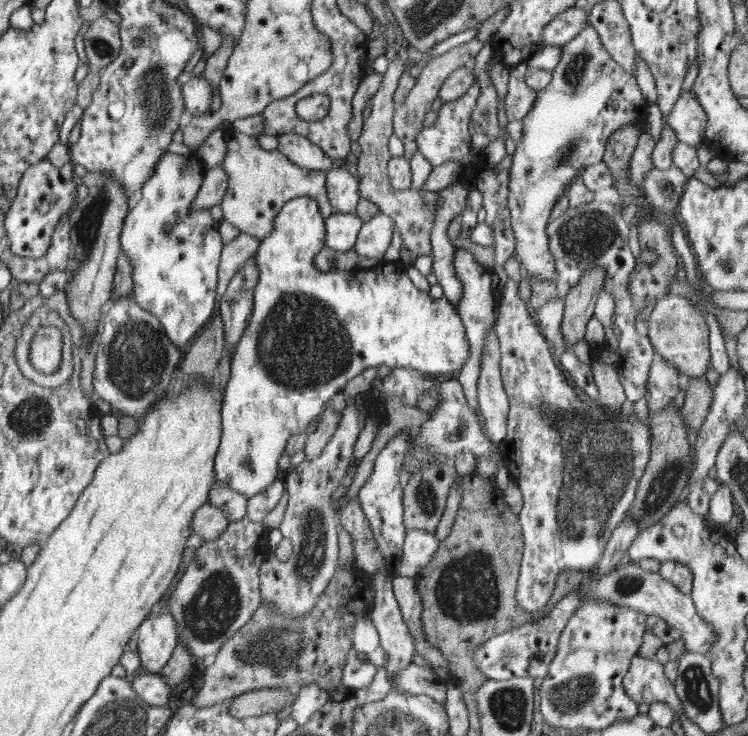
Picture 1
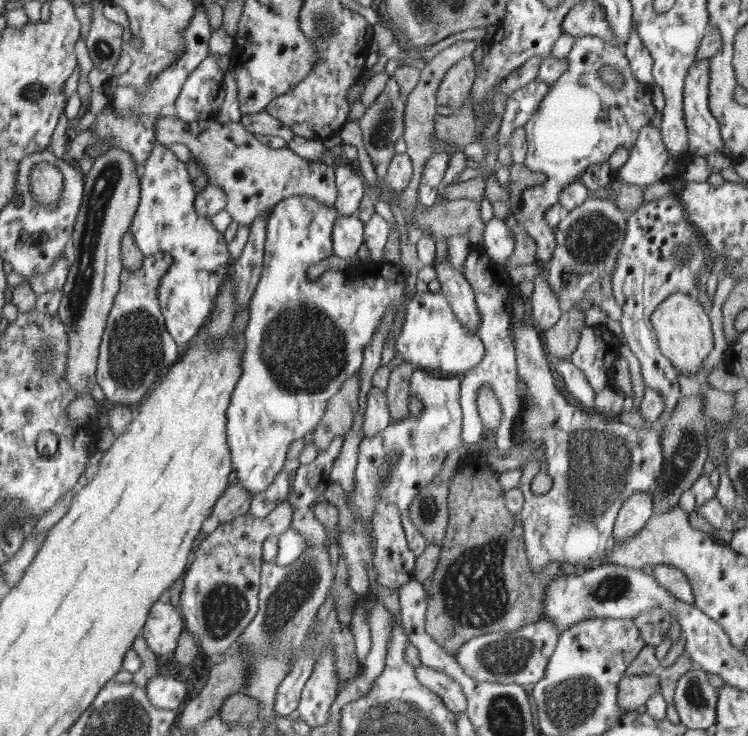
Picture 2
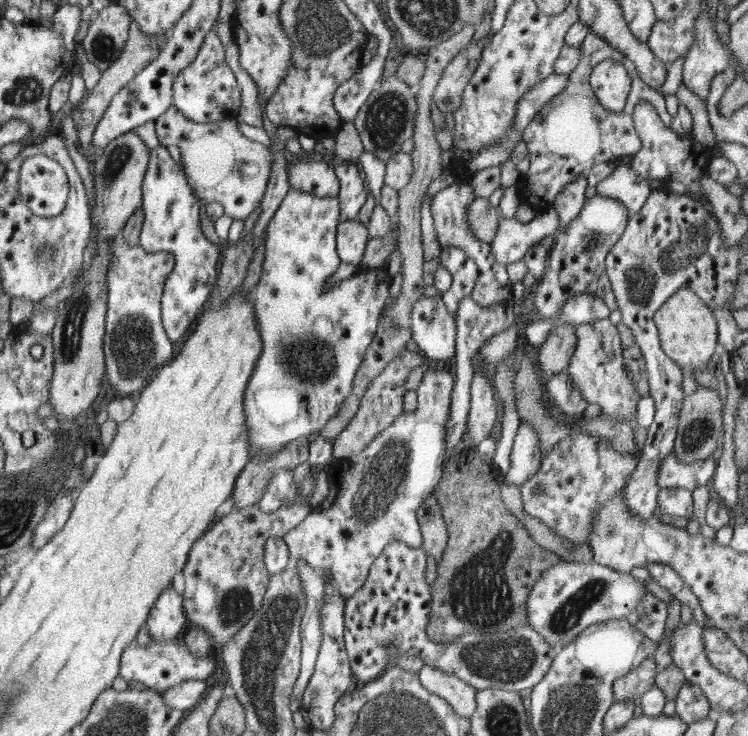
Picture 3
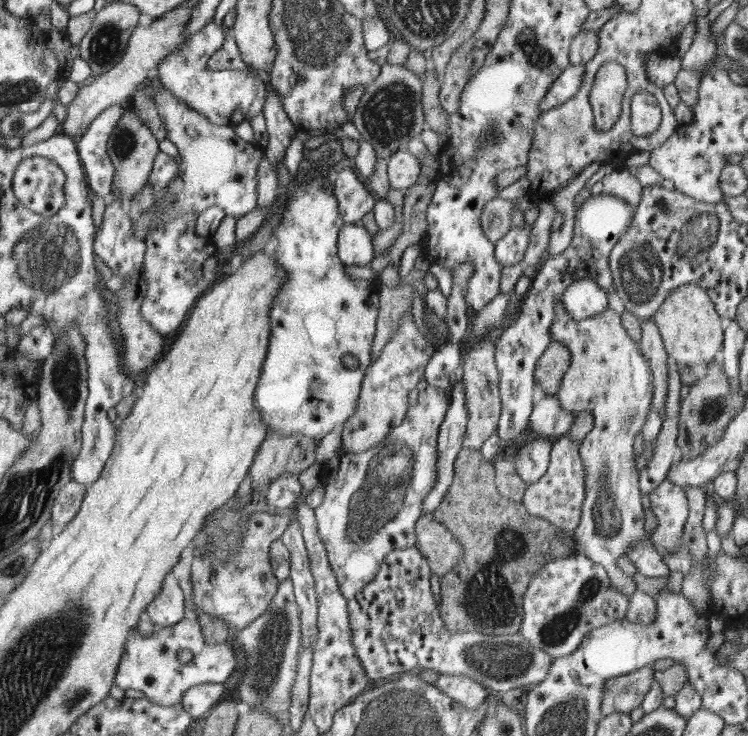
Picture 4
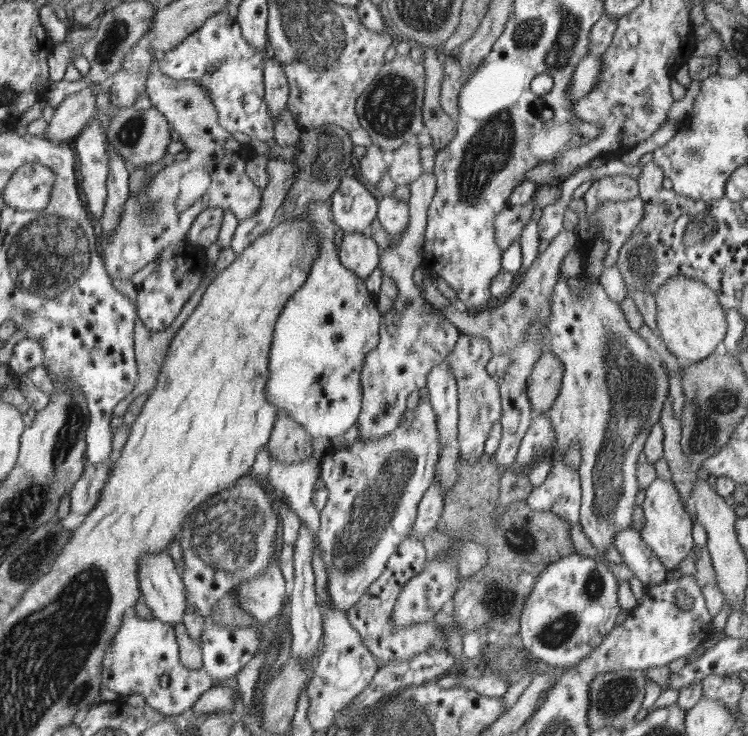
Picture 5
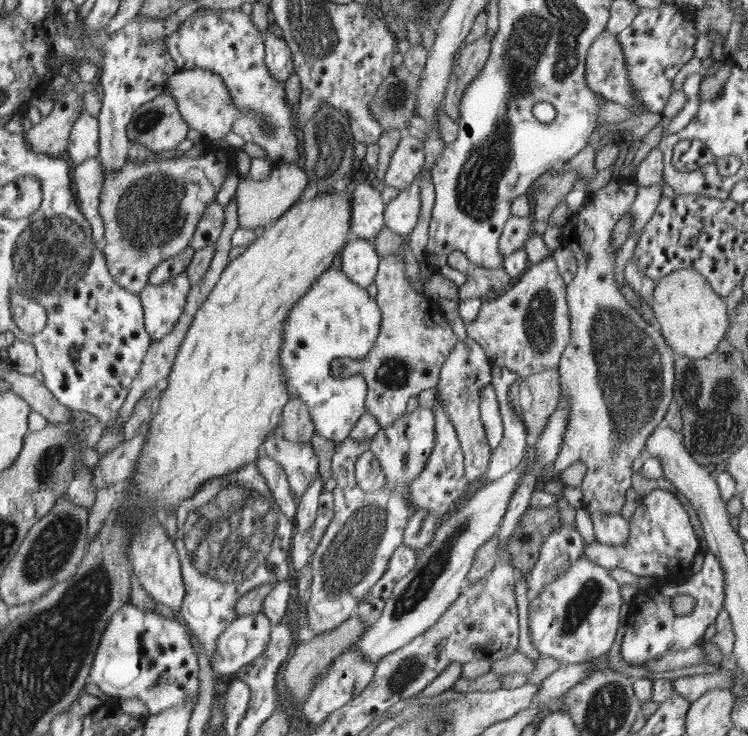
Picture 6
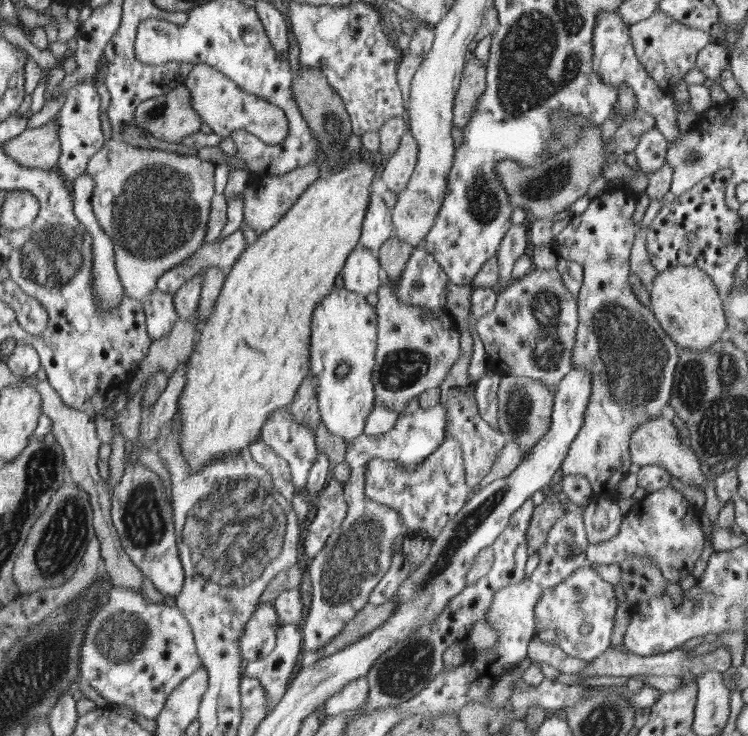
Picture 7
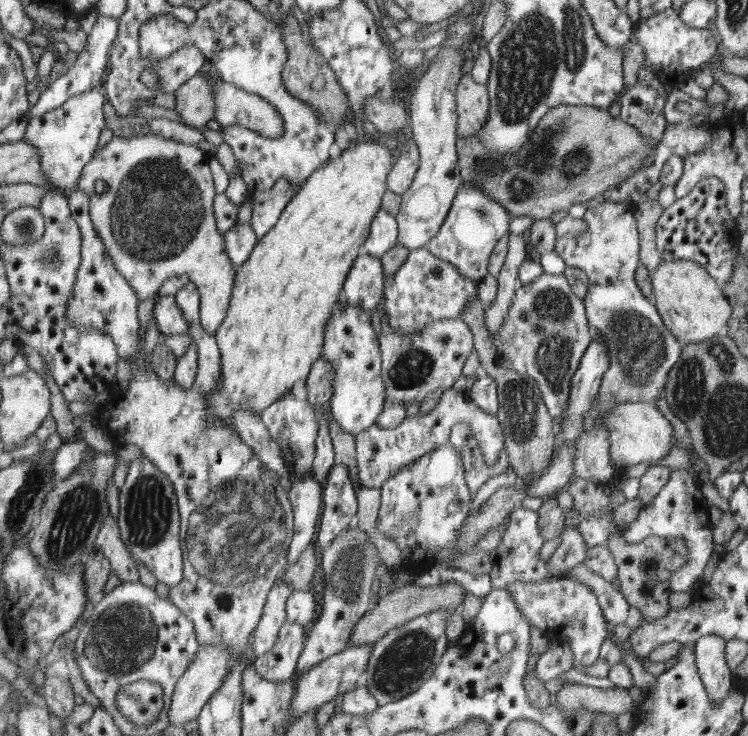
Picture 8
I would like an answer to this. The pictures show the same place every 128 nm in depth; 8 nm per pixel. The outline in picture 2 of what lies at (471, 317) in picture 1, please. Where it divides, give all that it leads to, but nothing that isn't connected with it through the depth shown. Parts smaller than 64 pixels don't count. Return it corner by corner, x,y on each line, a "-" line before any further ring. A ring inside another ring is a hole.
475,249
471,254
468,254
466,262
464,262
464,269
462,269
465,280
471,285
472,291
475,294
475,303
477,304
478,312
481,316
481,325
475,333
479,340
487,348
487,355
478,366
467,370
460,377
462,380
462,411
463,411
463,428
462,439
465,444
477,444
482,436
480,425
479,412
477,411
476,397
478,388
482,385
489,386
494,394
498,397
498,402
502,409
502,418
500,426
497,428
497,448
500,454
511,454
516,446
513,441
513,428
515,427
515,420
522,411
521,400
518,392
518,358
516,357
516,350
514,344
508,336
508,312
500,310
500,280
496,280
494,276
494,268
490,264
489,254
486,252
479,252

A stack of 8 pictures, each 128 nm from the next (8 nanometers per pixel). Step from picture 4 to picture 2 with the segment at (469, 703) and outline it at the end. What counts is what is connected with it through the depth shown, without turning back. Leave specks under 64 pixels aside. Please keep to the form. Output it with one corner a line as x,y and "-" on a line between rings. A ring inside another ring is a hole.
422,664
415,668
415,674
424,688
438,693
442,697
443,704
448,709
454,710
456,715
467,711
466,696
462,692
460,684
454,678

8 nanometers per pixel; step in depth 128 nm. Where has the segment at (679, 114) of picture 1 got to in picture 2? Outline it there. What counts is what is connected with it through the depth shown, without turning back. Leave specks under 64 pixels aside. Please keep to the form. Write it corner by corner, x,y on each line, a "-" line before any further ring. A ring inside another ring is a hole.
706,58
692,63
688,75
686,76
685,86
683,87
685,119
687,120
688,138
691,140
688,150
691,153
695,154
695,156
705,156
709,154
714,154
715,152
721,155
726,154
725,140
721,135
720,125
718,124
718,121
714,118
714,115
711,113
711,110
709,109
708,99
710,82
710,63
711,60

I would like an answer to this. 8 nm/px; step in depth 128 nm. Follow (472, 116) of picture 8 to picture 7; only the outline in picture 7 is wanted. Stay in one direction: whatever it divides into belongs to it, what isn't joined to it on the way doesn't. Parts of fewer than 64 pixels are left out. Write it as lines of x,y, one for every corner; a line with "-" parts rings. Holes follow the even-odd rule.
470,54
463,70
463,80
460,83
458,94
455,98
456,128
466,127
475,114
475,106
487,87
487,69
480,65
478,59

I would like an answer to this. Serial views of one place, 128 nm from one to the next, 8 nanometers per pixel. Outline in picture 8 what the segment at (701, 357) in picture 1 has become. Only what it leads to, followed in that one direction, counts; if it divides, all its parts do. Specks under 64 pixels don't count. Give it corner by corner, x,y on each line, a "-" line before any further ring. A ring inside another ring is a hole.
666,260
651,274
654,304
675,337
684,344
700,344
719,335
729,324
731,304
716,280
708,275
702,265
690,260

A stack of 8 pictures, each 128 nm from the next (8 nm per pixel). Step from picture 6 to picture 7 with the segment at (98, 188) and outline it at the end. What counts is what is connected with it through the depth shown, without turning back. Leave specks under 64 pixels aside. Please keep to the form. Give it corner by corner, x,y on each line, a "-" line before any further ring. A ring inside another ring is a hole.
86,173
74,179
72,183
72,193
75,196
76,217
79,218
80,222
83,222
83,226
88,230
88,235
92,237
93,253
95,256
95,266
93,267
95,268
95,298
99,300
99,306
101,306
101,308
107,308
107,310
111,310
111,308
119,308
126,292
123,283
119,280
118,267
115,265
115,244
111,238
108,237
108,234
104,233
98,218
93,212
92,194
94,194
95,184

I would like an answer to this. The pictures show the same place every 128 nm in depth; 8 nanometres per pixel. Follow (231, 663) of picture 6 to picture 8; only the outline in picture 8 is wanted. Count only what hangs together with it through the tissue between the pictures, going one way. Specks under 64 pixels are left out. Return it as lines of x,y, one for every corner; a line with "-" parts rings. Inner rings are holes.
288,583
276,585
268,593
259,626
255,628
251,643
252,660
264,654
274,646
278,631
285,623
286,601
293,593
293,588

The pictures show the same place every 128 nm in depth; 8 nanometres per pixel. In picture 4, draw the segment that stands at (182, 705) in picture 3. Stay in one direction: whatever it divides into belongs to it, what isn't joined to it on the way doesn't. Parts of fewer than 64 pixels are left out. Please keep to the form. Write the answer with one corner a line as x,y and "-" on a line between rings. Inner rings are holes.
200,684
188,689
180,705
191,714
194,720
200,720
208,715
215,705
222,702
225,696
222,684

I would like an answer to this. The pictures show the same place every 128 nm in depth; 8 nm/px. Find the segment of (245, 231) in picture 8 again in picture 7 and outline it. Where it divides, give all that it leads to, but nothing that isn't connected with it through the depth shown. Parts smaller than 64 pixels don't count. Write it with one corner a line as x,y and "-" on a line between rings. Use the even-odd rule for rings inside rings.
242,230
230,234
224,240
202,245
190,259
164,273
158,279
157,289
174,294
183,284
200,273
202,269
220,267
230,270
246,249
246,238

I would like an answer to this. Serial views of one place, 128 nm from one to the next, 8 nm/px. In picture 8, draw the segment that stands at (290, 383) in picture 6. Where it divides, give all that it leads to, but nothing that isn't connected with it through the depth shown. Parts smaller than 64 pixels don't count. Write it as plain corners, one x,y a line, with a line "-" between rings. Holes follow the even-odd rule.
337,306
327,320
324,357
333,367
333,393
326,403
330,419
338,422
344,432
357,435
376,424
386,398
387,385
382,377
381,352
376,331
370,321
370,312
350,306
344,311

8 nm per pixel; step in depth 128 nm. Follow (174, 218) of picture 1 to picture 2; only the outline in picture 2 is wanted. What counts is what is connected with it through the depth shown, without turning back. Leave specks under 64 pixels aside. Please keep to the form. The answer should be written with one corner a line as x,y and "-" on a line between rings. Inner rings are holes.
156,142
146,164
142,179
142,199
131,232
134,244
146,258
162,254
172,258
171,268
160,280
158,300
166,318
168,333
180,344
189,348
188,342
202,330
202,324
210,319
214,298
222,286
231,254
223,234
216,230
211,220
200,218
195,210
196,188
188,176
186,164

